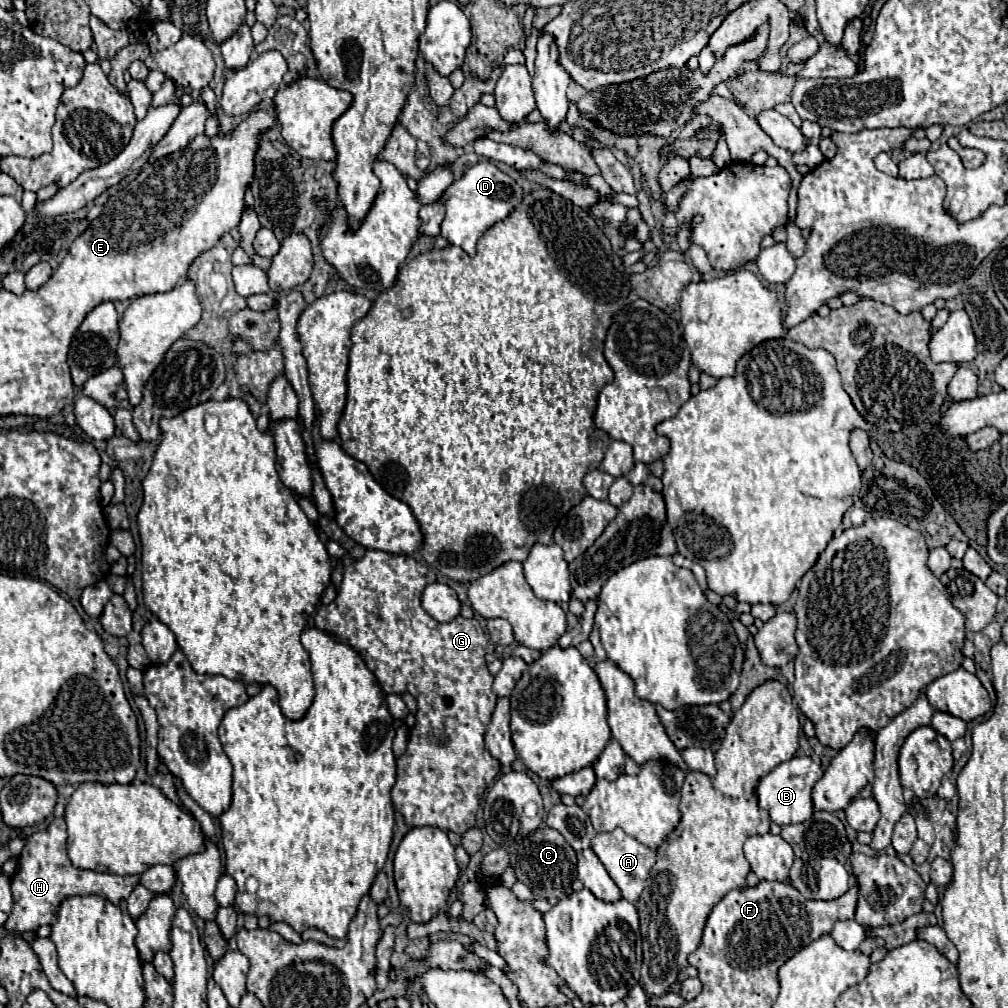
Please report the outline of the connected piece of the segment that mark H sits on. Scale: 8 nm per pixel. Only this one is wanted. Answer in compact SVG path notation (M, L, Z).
M54 818L52 824L28 836L26 846L22 848L18 856L18 872L12 878L12 896L14 896L14 906L12 912L4 924L8 932L24 934L24 932L36 932L40 926L50 926L56 922L56 912L58 906L64 898L68 896L84 896L84 894L98 894L110 900L112 904L118 904L120 900L128 898L130 892L140 884L138 876L116 876L116 874L98 874L92 870L82 870L74 868L68 850L66 850L66 820L64 818Z

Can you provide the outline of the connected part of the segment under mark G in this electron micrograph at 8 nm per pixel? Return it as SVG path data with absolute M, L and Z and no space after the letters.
M368 550L360 560L346 554L340 562L342 582L336 590L336 598L328 606L316 610L314 624L332 632L340 642L354 646L364 656L364 662L386 694L408 692L418 704L416 726L410 732L408 750L398 758L392 802L410 826L436 826L446 832L464 834L476 822L484 790L500 772L500 762L484 746L484 732L498 700L492 692L494 676L488 672L484 660L488 638L476 618L456 616L450 622L438 622L420 608L420 592L424 584L434 582L436 576L426 564L420 564L412 556L388 556L386 552Z

